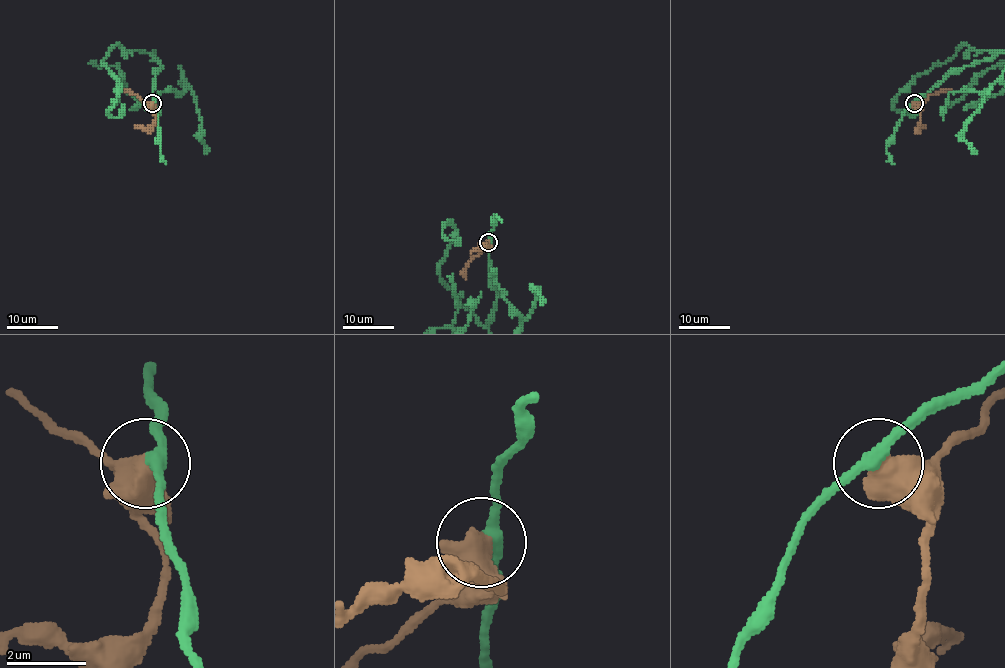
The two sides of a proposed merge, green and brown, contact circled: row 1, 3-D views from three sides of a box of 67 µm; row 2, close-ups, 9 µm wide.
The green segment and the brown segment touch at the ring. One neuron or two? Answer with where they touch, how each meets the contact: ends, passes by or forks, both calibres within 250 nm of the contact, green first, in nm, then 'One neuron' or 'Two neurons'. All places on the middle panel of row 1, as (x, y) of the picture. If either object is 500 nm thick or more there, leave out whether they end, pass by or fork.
Place: (488, 242). At the ring green passes by. At the ring brown passes by. Thickness 280 nm (green) against 480 nm. One neuron

